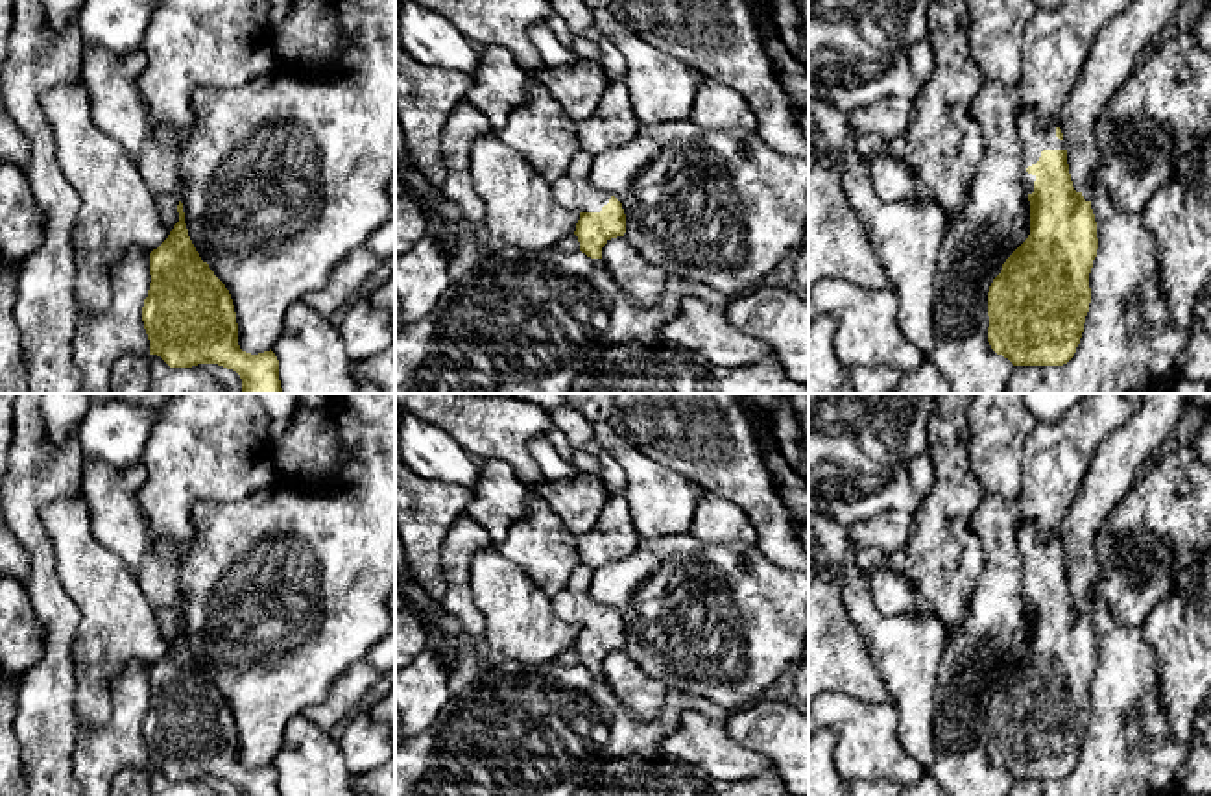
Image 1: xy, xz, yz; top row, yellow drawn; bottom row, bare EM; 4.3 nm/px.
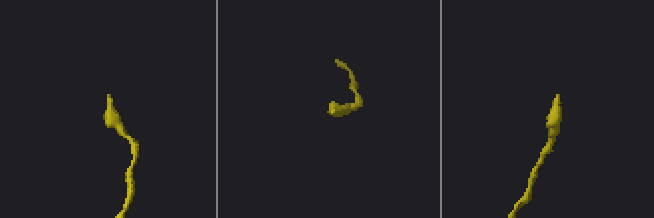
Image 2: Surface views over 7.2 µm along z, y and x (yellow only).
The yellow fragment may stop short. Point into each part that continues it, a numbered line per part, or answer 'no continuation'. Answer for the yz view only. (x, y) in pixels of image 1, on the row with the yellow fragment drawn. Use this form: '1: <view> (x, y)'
1: yz (1032, 139)

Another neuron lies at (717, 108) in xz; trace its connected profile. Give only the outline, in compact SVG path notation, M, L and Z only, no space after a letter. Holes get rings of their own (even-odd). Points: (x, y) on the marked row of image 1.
M703 78L689 120L703 131L757 131L759 120L733 87Z

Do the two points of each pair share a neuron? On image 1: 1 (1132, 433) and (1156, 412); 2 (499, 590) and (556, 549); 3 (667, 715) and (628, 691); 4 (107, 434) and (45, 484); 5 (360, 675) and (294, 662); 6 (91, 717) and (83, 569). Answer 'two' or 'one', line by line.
1: one
2: two
3: two
4: two
5: two
6: one

